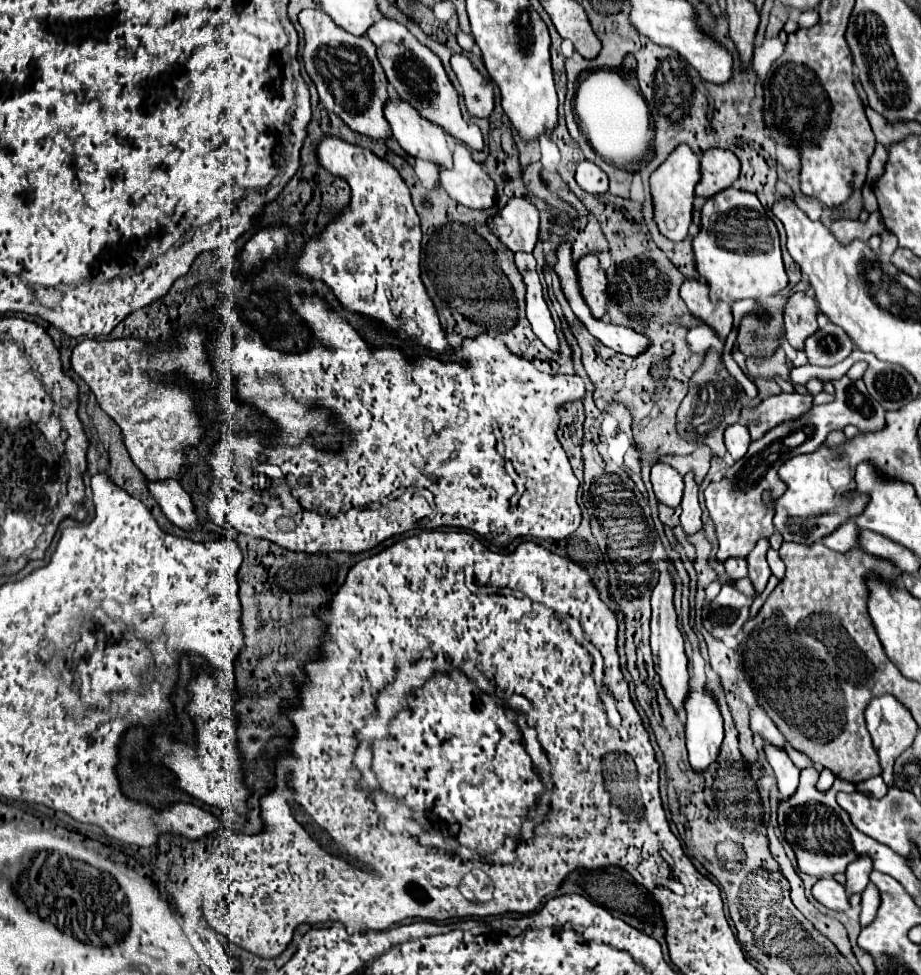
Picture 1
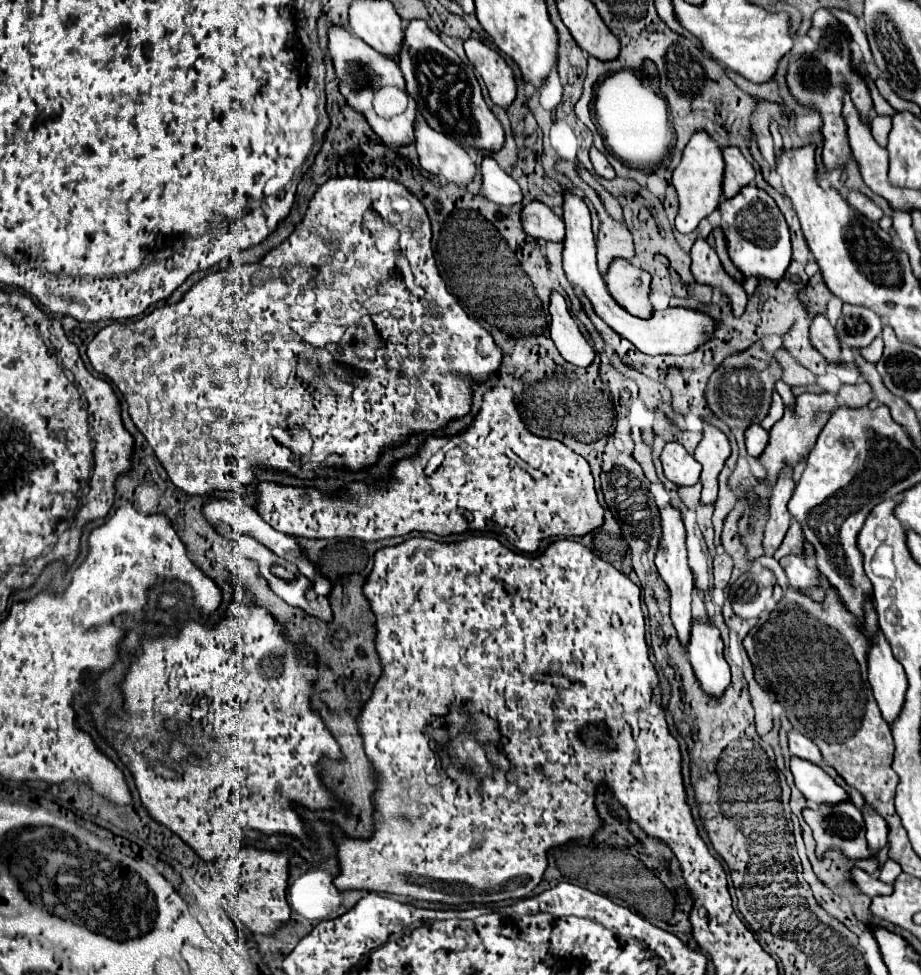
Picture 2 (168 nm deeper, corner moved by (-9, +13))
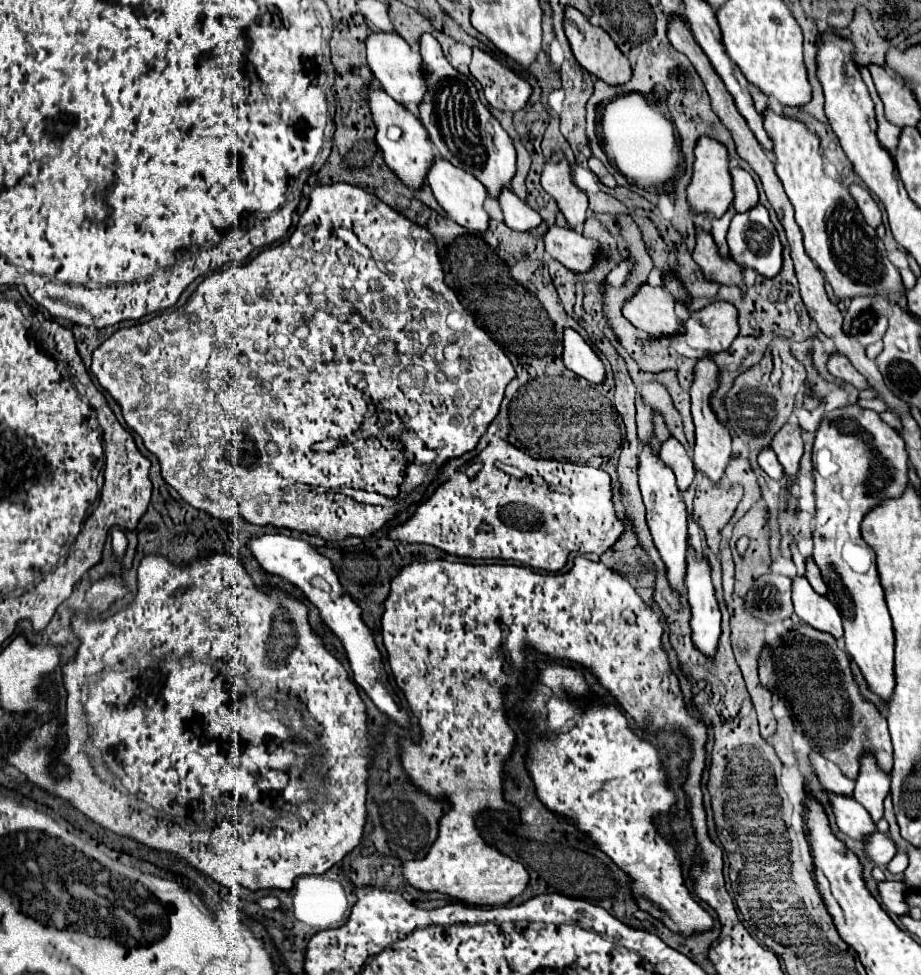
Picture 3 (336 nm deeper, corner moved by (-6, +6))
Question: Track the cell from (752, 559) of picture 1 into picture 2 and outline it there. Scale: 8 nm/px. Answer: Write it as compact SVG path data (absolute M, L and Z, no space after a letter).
M785 468L781 474L779 474L779 482L777 486L773 488L773 496L771 496L771 506L769 506L769 520L765 524L765 532L763 532L763 548L767 552L775 552L781 542L783 542L783 536L789 528L789 510L787 510L787 502L791 498L791 492L793 492L793 478L791 478L791 468Z

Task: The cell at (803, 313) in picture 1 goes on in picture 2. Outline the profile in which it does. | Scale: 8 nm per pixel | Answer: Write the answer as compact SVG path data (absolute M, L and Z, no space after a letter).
M815 314L809 326L809 336L811 336L811 344L819 350L819 354L829 360L829 362L841 362L841 348L839 348L839 340L835 336L833 326L829 324L829 320L823 314Z

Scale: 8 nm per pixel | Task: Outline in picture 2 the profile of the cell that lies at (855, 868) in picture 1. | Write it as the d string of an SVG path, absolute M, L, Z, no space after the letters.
M865 806L863 818L865 818L865 826L867 826L867 844L869 844L871 854L875 856L887 844L889 828L887 828L887 822L871 806Z

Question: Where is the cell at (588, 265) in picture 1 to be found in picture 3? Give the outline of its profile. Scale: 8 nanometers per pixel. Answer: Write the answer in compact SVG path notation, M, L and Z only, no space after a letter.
M642 285L638 293L624 305L624 317L650 337L684 333L684 321L676 315L676 299L662 287Z

